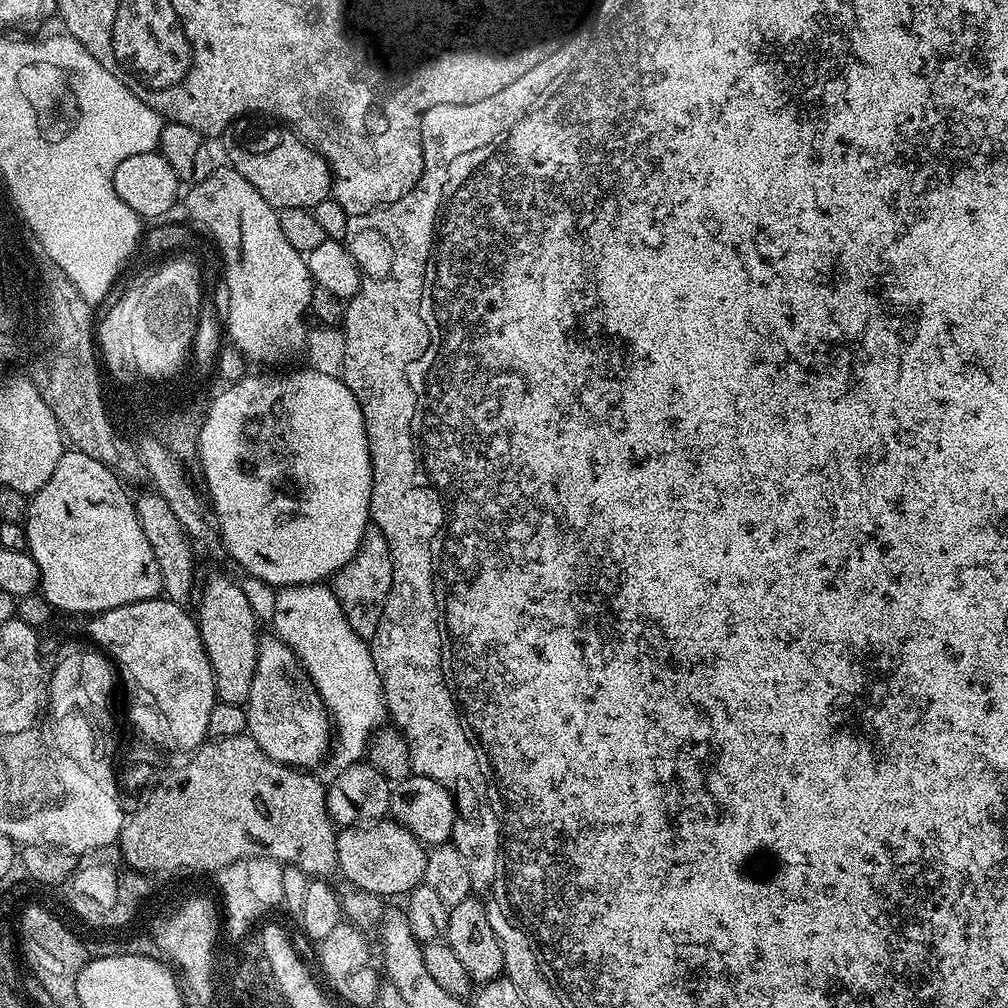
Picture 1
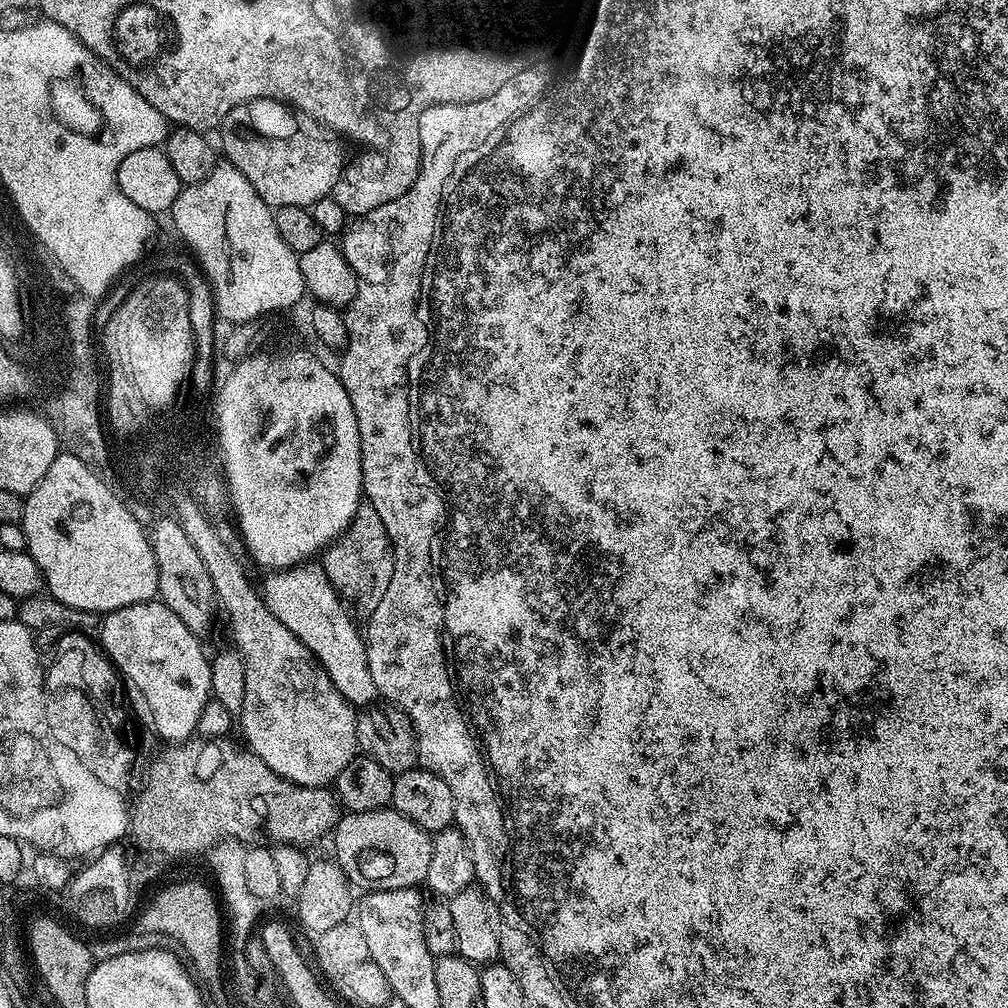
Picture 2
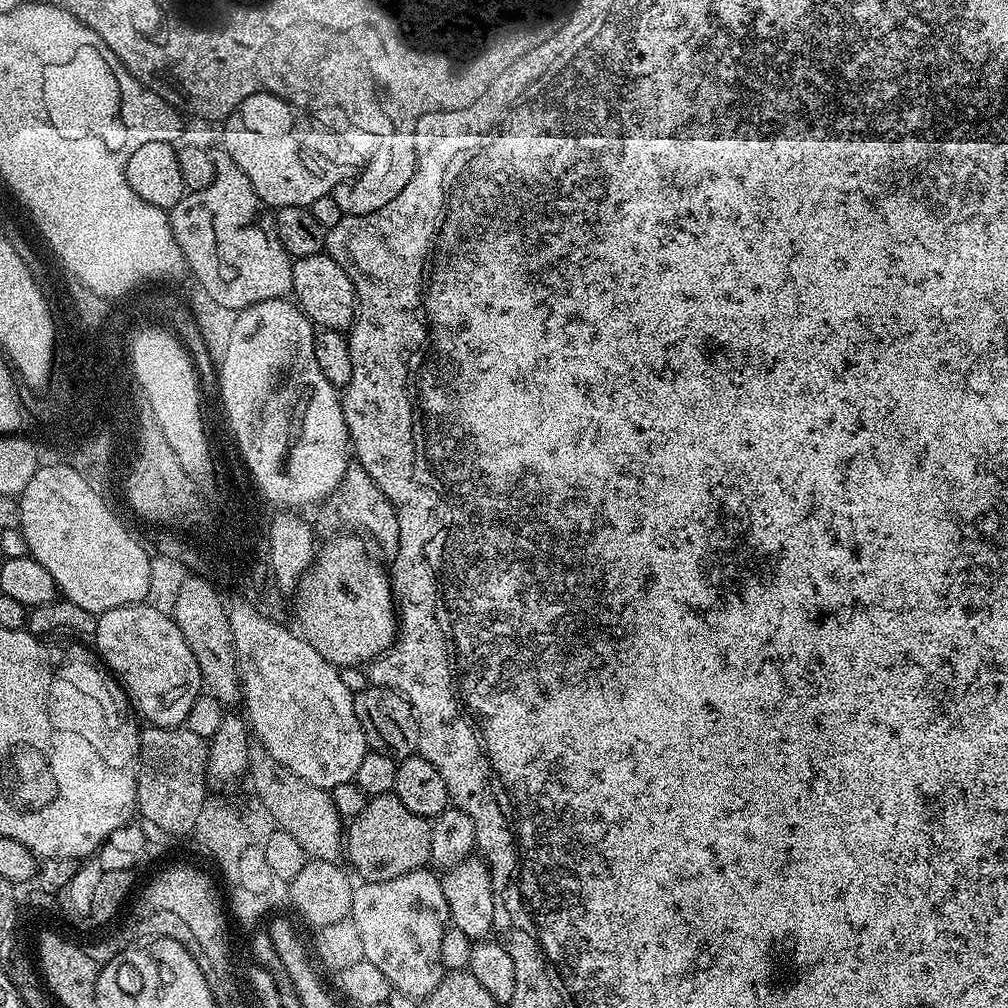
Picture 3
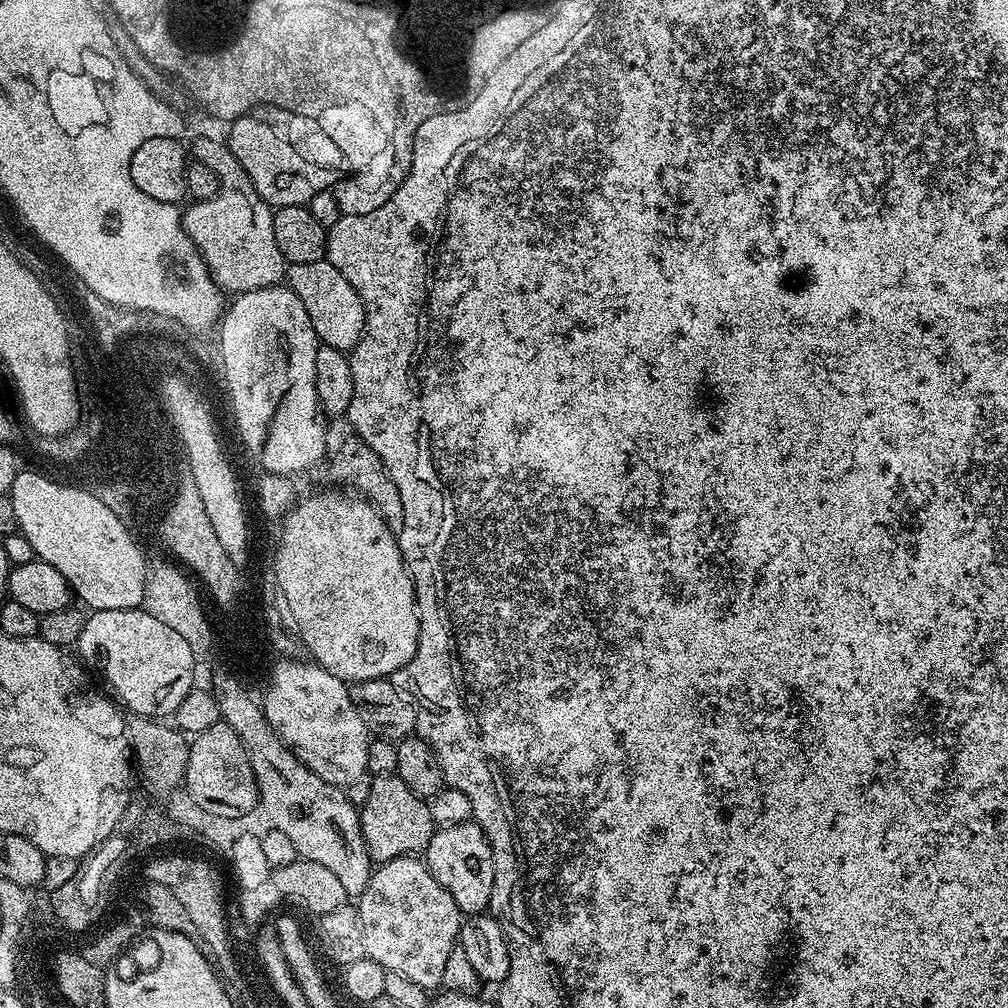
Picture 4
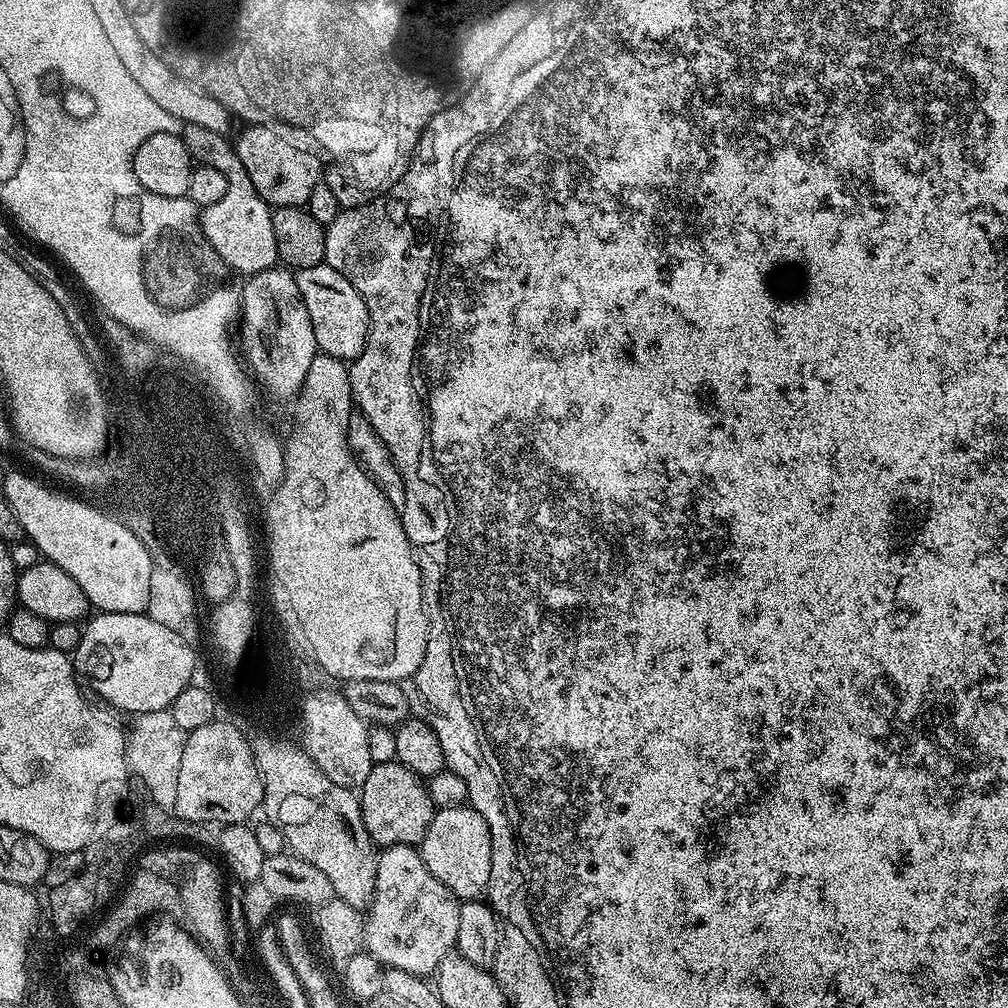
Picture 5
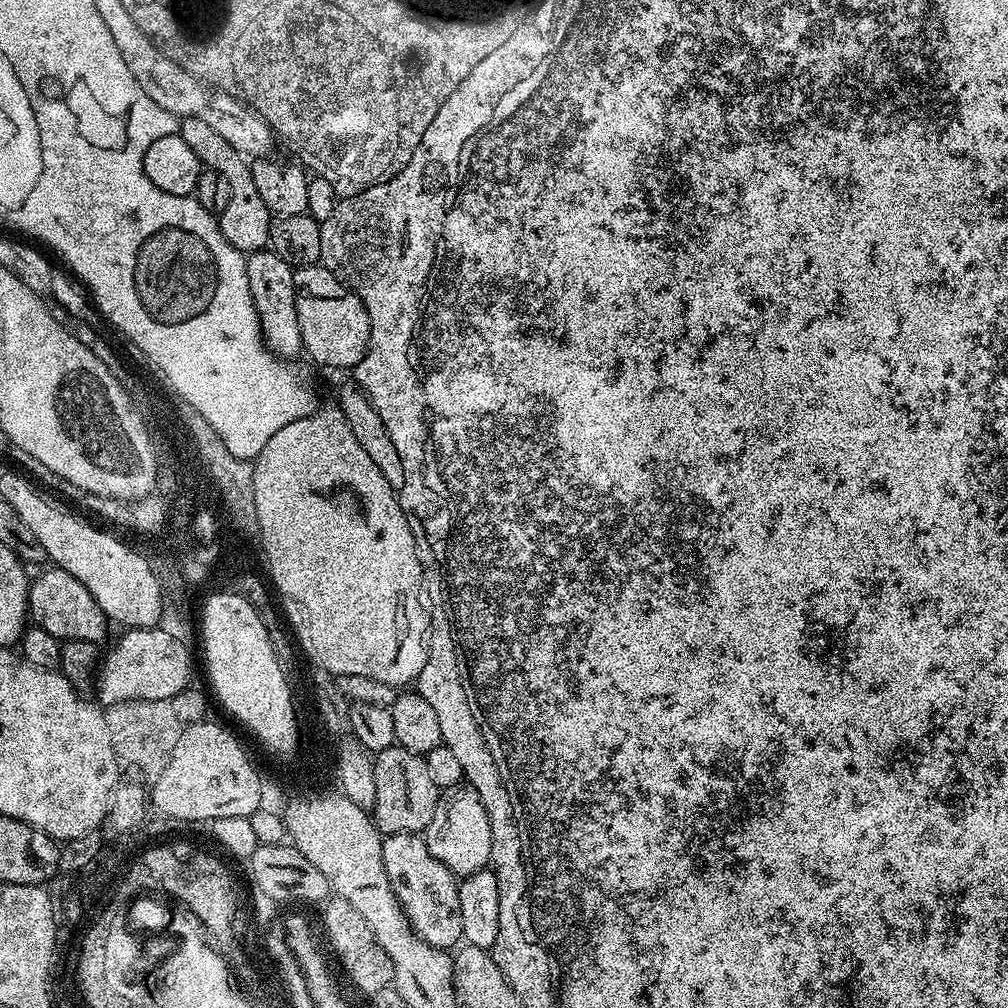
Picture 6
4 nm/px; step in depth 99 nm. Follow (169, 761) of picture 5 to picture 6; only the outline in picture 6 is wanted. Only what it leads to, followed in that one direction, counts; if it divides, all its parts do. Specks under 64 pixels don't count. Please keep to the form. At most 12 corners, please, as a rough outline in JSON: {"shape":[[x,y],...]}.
{"shape":[[171,700],[107,705],[121,769],[155,778],[180,737]]}

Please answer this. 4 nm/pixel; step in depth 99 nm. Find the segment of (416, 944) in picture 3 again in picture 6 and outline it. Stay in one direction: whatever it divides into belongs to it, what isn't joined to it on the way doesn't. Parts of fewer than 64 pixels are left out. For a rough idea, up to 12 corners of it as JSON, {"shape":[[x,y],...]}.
{"shape":[[418,832],[385,835],[386,878],[435,948],[464,934],[452,871]]}

